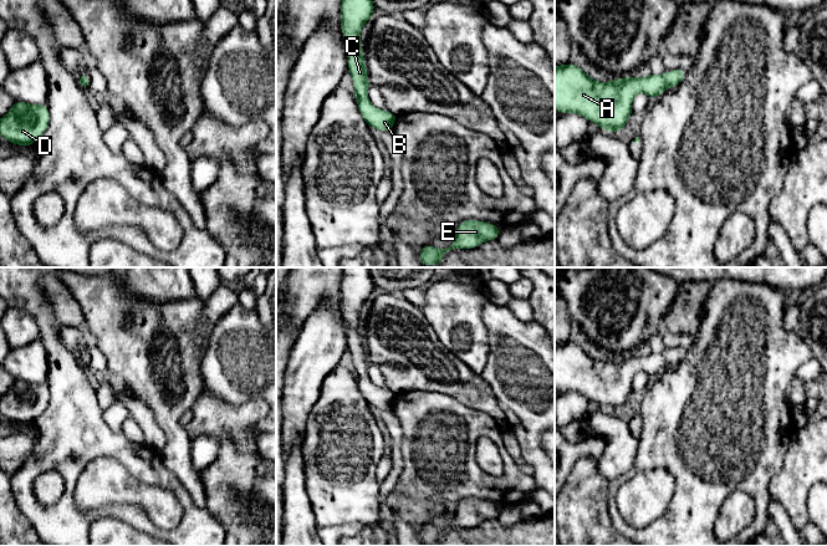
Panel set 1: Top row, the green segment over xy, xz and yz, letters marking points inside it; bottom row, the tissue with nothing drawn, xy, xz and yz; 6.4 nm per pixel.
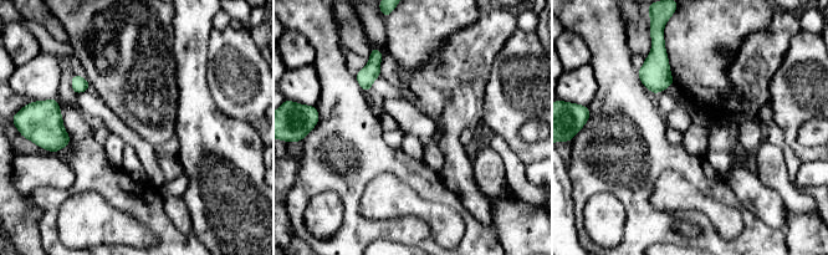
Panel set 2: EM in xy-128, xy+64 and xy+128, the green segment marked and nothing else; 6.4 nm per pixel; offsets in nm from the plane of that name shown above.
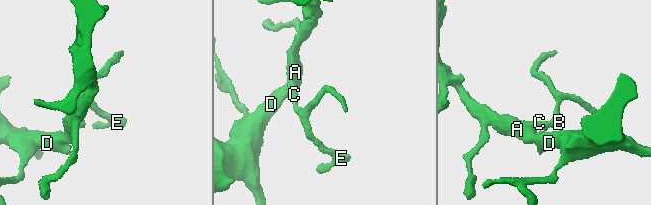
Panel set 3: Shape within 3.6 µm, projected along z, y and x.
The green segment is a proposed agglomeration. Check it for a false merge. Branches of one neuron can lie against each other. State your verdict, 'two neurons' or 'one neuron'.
one neuron

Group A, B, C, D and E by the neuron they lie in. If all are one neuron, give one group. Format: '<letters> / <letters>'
A B C D E

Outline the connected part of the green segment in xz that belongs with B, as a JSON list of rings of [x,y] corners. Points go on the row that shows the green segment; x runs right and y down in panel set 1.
[[[342,0],[341,26],[347,46],[348,72],[352,75],[359,113],[369,127],[381,132],[392,132],[398,116],[374,107],[367,98],[371,83],[361,45],[361,29],[369,22],[374,10],[372,0]]]

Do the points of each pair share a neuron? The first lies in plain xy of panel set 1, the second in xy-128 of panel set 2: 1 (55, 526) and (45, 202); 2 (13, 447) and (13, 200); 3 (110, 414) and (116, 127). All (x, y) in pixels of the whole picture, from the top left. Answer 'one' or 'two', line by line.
1: one
2: two
3: two

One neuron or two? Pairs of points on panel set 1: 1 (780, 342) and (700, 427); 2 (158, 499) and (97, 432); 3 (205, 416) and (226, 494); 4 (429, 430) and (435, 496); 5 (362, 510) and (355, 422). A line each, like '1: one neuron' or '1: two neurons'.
1: one neuron
2: two neurons
3: one neuron
4: one neuron
5: one neuron

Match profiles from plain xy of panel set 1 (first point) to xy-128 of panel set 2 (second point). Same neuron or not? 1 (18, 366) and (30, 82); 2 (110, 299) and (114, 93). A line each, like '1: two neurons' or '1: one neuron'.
1: one neuron
2: one neuron

